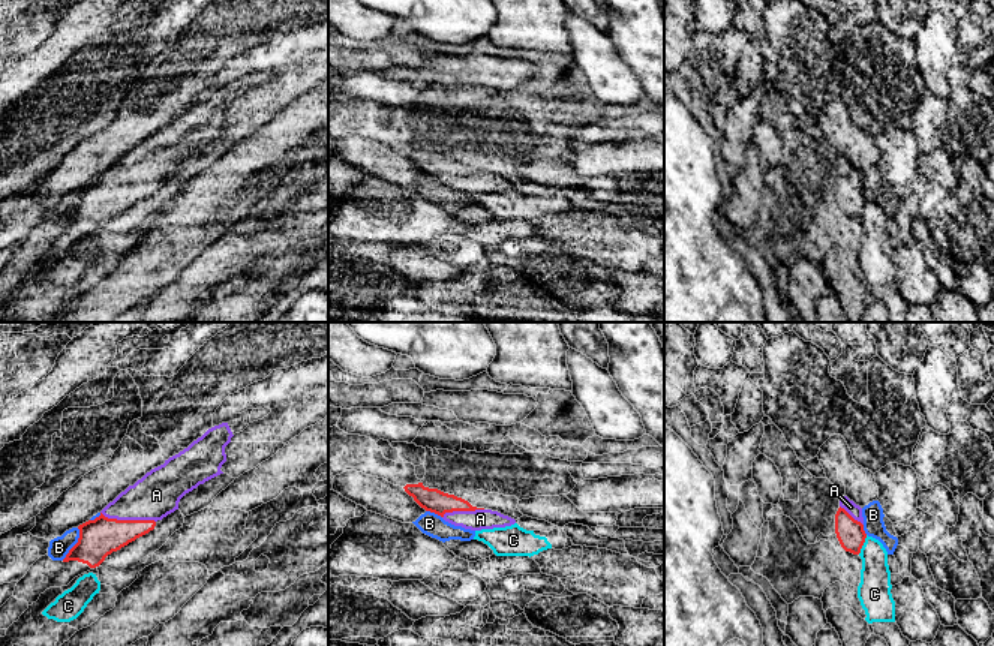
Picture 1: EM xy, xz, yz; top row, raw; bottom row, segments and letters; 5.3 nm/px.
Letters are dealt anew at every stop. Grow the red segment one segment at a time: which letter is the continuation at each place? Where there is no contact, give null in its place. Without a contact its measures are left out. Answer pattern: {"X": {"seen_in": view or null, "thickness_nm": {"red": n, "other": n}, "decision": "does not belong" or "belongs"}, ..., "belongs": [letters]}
{"A": {"seen_in": "xy", "thickness_nm": {"red": 200, "other": 240}, "decision": "belongs"}, "B": {"seen_in": "xy", "thickness_nm": {"red": 200, "other": 110}, "decision": "does not belong"}, "C": {"seen_in": "yz", "thickness_nm": {"red": 150, "other": 180}, "decision": "does not belong"}, "belongs": ["A"]}

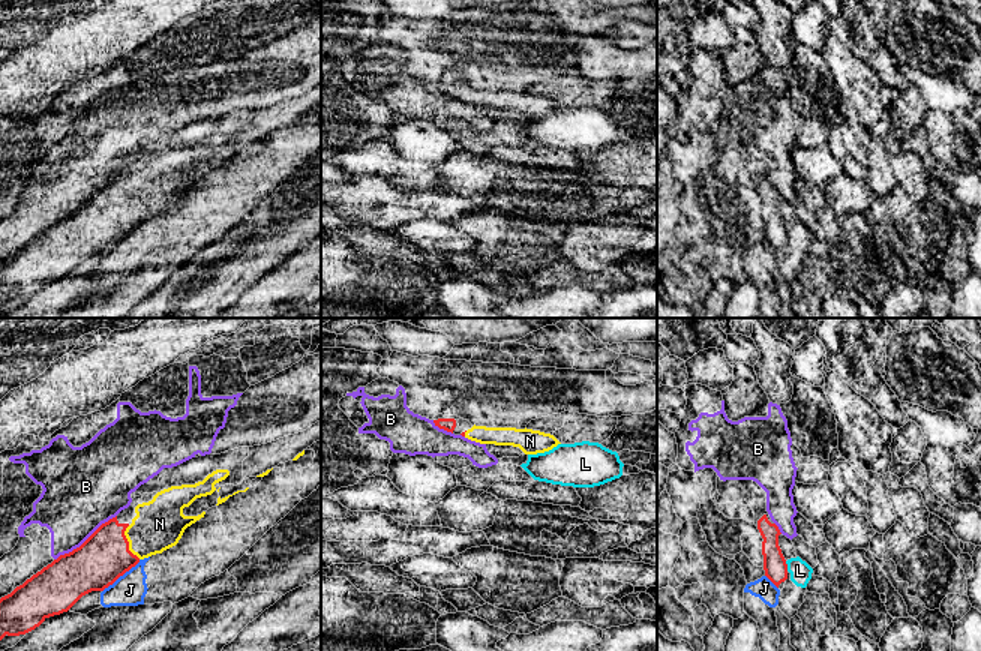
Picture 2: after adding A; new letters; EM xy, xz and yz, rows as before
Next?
{"B": {"seen_in": "xy", "thickness_nm": {"red": 280, "other": 400}, "decision": "does not belong"}, "J": {"seen_in": "xy", "thickness_nm": {"red": 280, "other": 180}, "decision": "does not belong"}, "L": {"seen_in": "yz", "thickness_nm": {"red": 130, "other": 110}, "decision": "does not belong"}, "N": {"seen_in": "xy", "thickness_nm": {"red": 280, "other": 280}, "decision": "belongs"}, "belongs": ["N"]}

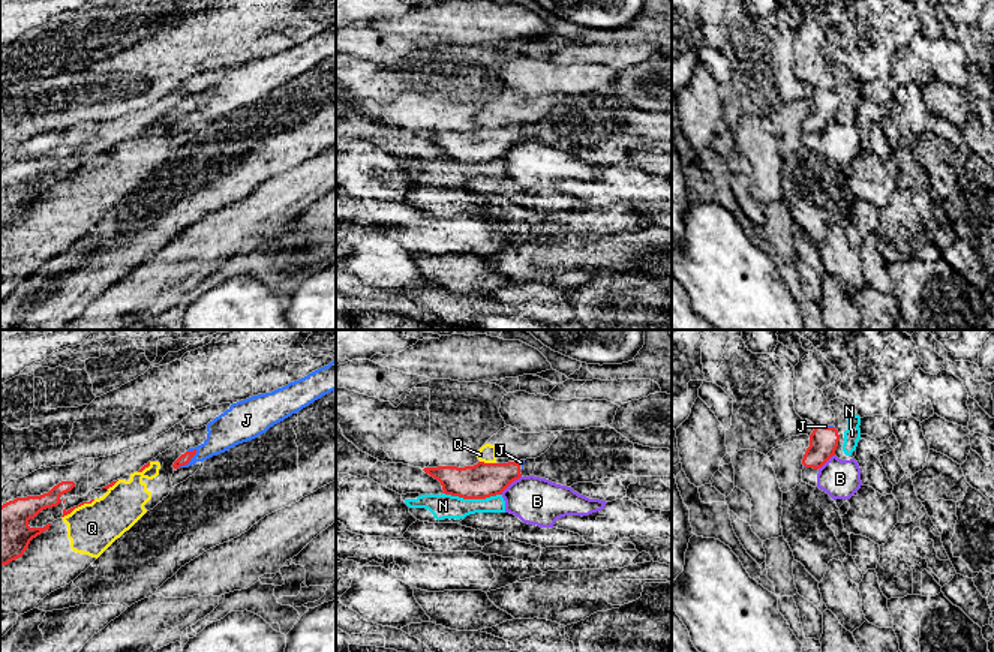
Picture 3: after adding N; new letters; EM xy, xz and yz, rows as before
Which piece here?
{"B": {"seen_in": "xz", "thickness_nm": {"red": 190, "other": 260}, "decision": "does not belong"}, "J": {"seen_in": "xy", "thickness_nm": {"red": 60, "other": 180}, "decision": "belongs"}, "N": {"seen_in": "xz", "thickness_nm": {"red": 190, "other": 130}, "decision": "does not belong"}, "Q": {"seen_in": "xz", "thickness_nm": {"red": 190, "other": 100}, "decision": "does not belong"}, "belongs": ["J"]}

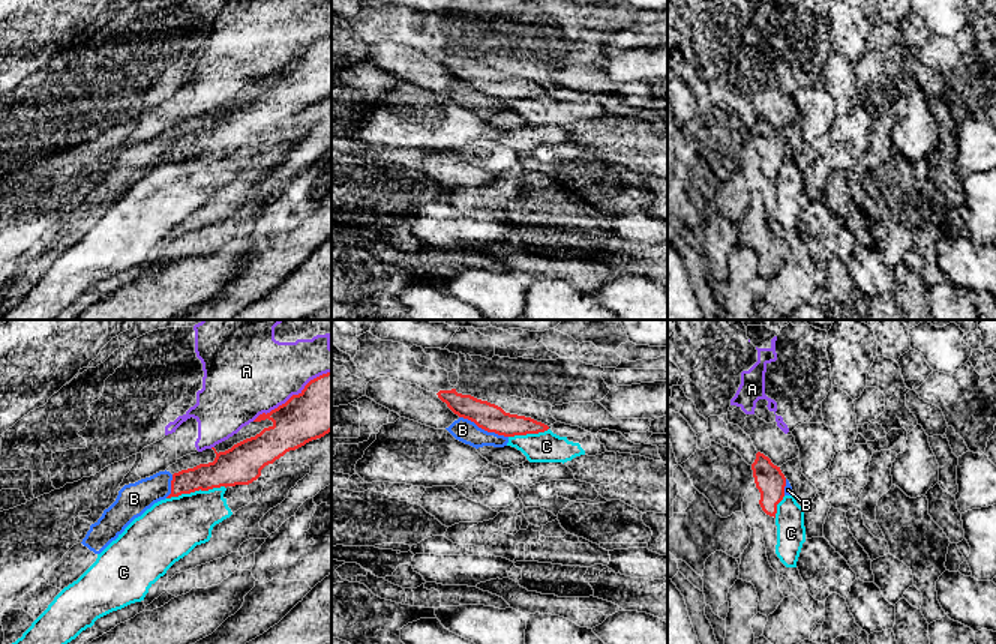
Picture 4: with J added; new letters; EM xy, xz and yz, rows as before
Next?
{"A": {"seen_in": "xy", "thickness_nm": {"red": 300, "other": 420}, "decision": "does not belong"}, "B": {"seen_in": "xz", "thickness_nm": {"red": 150, "other": 120}, "decision": "does not belong"}, "C": {"seen_in": "xy", "thickness_nm": {"red": 190, "other": 320}, "decision": "does not belong"}, "belongs": []}

